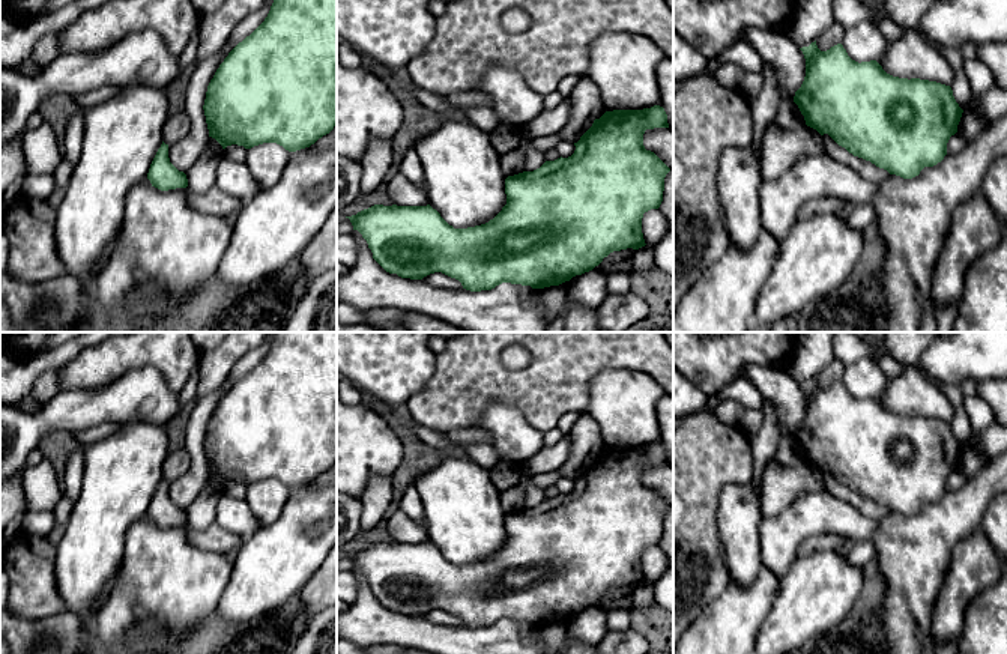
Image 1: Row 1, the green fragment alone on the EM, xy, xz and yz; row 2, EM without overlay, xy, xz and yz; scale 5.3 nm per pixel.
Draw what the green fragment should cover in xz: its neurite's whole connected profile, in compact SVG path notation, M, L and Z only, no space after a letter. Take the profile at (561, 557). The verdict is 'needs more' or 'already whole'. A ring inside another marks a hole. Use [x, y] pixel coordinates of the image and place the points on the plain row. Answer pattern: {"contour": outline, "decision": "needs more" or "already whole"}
{"contour": "M663 444L643 447L613 447L595 456L592 463L574 480L576 487L568 495L546 498L534 508L523 508L505 516L507 541L488 559L454 565L440 550L427 543L374 541L350 556L367 577L373 595L389 610L401 615L422 616L442 609L461 619L470 628L491 627L502 619L544 625L570 618L576 612L592 607L613 588L645 583L642 570L643 550L658 546L663 538L664 514L670 505L643 483L646 466L669 465Z", "decision": "already whole"}

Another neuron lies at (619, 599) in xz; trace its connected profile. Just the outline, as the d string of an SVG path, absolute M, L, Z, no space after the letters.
M627 585L621 588L613 588L603 598L592 606L592 609L600 609L604 613L609 610L630 610L633 604L633 594L636 586Z

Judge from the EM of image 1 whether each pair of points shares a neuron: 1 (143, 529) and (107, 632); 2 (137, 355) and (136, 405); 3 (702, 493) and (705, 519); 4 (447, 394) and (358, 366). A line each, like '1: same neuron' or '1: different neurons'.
1: same neuron
2: different neurons
3: same neuron
4: different neurons

